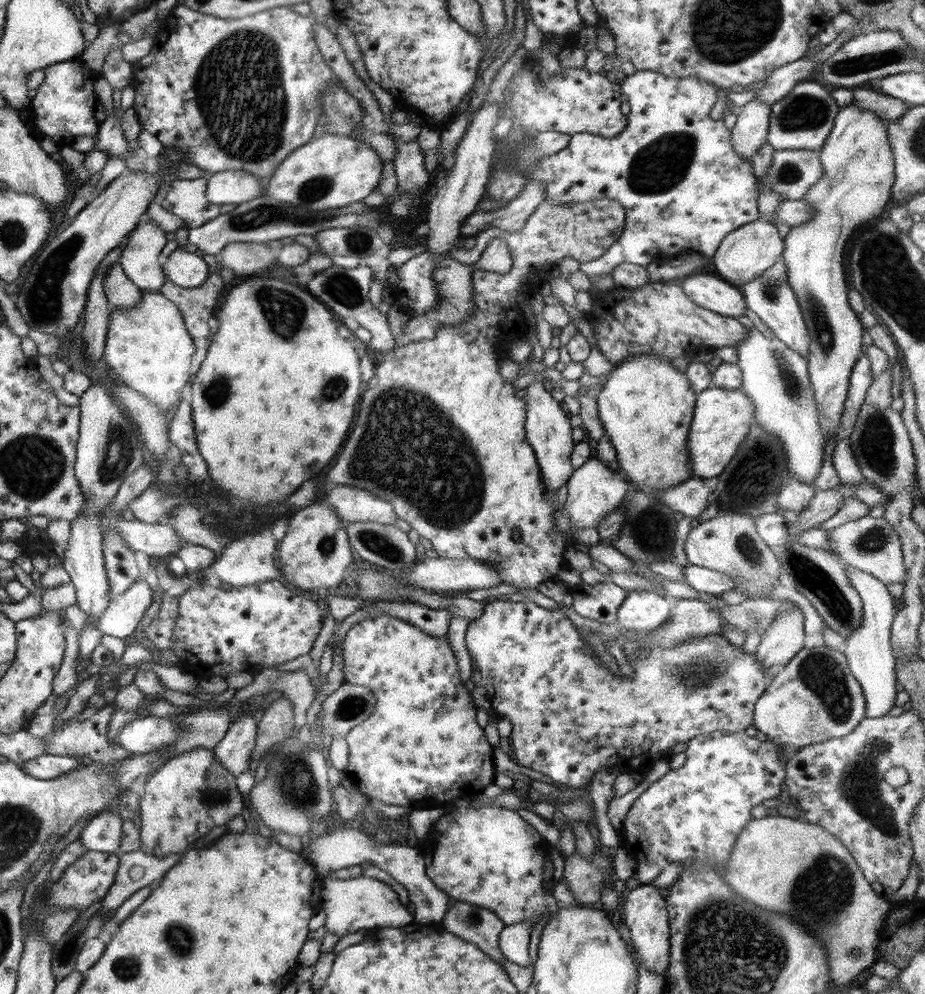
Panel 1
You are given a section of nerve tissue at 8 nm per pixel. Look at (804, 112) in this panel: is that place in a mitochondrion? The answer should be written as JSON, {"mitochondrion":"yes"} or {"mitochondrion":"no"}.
{"mitochondrion":"yes"}

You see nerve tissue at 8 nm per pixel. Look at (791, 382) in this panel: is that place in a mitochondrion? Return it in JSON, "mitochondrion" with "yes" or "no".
{"mitochondrion":"yes"}

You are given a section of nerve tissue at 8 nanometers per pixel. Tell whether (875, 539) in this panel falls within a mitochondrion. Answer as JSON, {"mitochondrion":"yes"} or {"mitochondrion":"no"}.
{"mitochondrion":"yes"}

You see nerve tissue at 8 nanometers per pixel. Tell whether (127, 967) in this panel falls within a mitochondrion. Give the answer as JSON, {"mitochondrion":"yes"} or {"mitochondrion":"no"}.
{"mitochondrion":"yes"}

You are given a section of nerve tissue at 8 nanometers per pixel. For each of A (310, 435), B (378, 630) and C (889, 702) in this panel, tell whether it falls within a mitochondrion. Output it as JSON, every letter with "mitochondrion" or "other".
{"A":"other","B":"other","C":"other"}

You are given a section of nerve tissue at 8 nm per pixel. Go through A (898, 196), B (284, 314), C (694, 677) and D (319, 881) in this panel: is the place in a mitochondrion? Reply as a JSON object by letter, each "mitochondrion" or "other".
{"A":"other","B":"mitochondrion","C":"mitochondrion","D":"other"}

